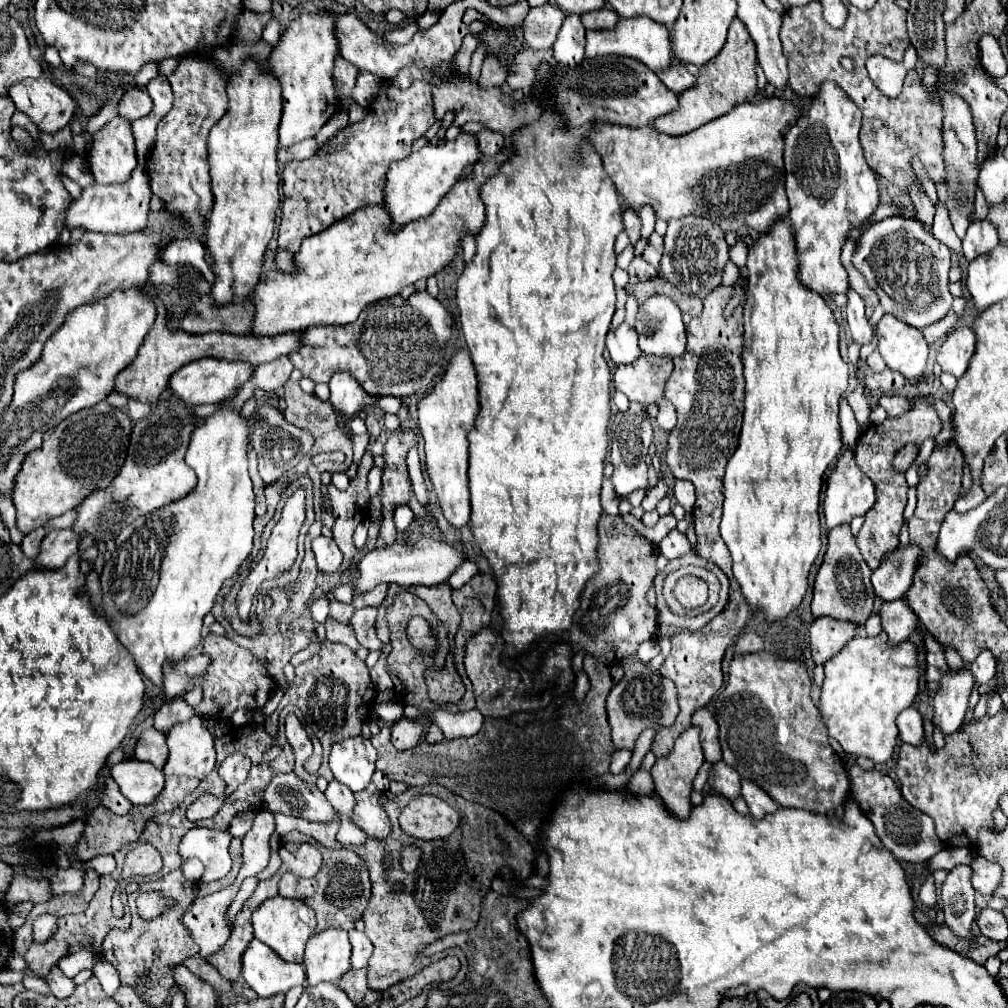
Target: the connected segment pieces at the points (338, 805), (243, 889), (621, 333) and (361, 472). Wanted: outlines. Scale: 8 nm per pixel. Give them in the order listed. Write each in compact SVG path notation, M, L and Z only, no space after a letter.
M332 780L326 788L326 798L330 798L330 804L342 814L342 818L346 820L348 814L354 810L354 792L350 792L344 784L340 784L338 780Z
M246 878L246 880L242 882L242 886L240 886L240 890L238 890L238 894L236 894L236 898L232 900L232 904L230 904L228 910L226 910L226 924L230 924L230 922L234 920L234 916L238 914L238 910L240 910L242 904L246 902L246 898L254 892L256 884L258 884L256 878Z
M626 322L620 324L616 330L608 332L606 348L610 350L612 362L616 366L632 364L642 354L642 350L638 348L638 334Z
M366 452L358 466L356 476L350 480L350 486L346 490L338 490L332 484L328 486L328 496L330 496L334 518L336 518L332 532L346 560L356 560L360 556L360 552L356 550L352 542L352 534L356 526L368 516L370 494L366 490L366 474L372 466L374 466L374 456Z

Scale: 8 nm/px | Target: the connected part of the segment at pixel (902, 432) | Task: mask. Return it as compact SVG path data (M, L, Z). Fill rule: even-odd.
M916 402L910 412L902 414L898 418L886 418L882 424L868 426L856 442L856 448L854 448L856 462L862 468L862 472L876 486L876 502L866 512L866 522L860 530L860 534L856 536L858 548L860 548L866 564L870 566L870 570L876 570L880 566L882 558L898 548L898 532L900 532L900 526L904 524L902 512L904 512L904 506L906 506L908 484L906 484L904 474L898 476L898 472L894 472L890 468L890 460L894 458L894 452L898 448L902 448L902 444L908 444L908 442L916 440L916 444L920 446L926 438L938 436L940 428L942 428L942 422L940 422L936 410L926 402Z

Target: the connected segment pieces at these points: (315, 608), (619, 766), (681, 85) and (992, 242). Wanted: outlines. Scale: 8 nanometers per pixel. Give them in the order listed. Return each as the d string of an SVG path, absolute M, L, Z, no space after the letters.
M320 596L320 600L312 604L312 618L316 622L324 622L328 618L328 604L326 604L324 596Z
M618 750L618 752L614 754L614 762L612 762L612 766L610 766L610 772L612 772L612 774L620 774L620 772L626 768L626 764L630 762L630 756L632 756L632 752L628 752L628 750Z
M670 66L666 70L658 70L656 76L662 80L662 84L672 90L674 94L680 94L682 90L694 86L696 76L692 76L684 66Z
M976 220L974 224L968 226L962 246L964 246L964 258L972 262L974 258L988 254L994 246L998 246L998 234L984 220Z

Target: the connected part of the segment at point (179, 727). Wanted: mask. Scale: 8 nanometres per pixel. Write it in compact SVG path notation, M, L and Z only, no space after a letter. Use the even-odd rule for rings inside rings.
M192 716L186 722L174 724L166 734L166 744L170 750L168 762L162 772L166 776L188 776L206 780L214 770L216 750L214 736L208 732L200 716Z

